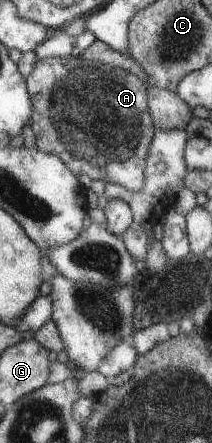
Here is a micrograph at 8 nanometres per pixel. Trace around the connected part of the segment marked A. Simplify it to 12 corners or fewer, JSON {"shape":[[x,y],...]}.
{"shape":[[81,57],[26,79],[35,148],[146,186],[157,128],[139,76]]}

